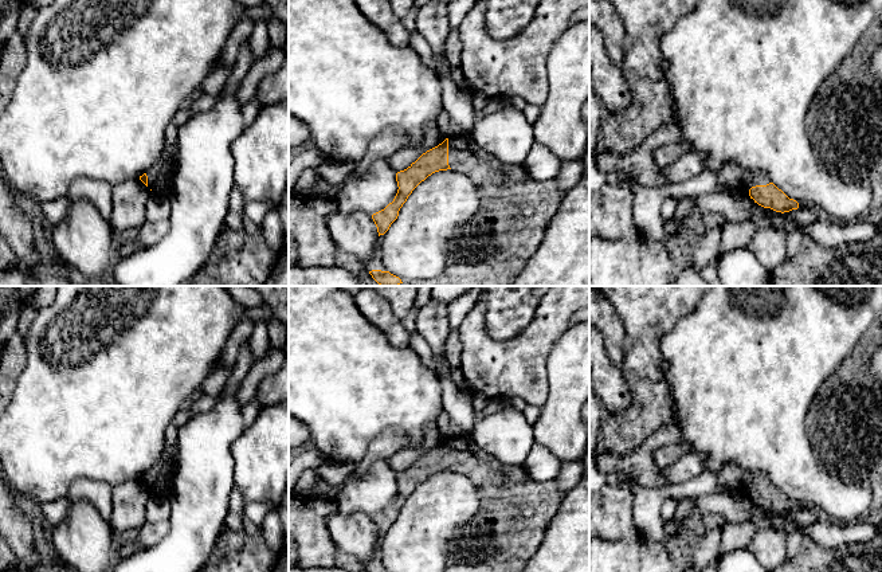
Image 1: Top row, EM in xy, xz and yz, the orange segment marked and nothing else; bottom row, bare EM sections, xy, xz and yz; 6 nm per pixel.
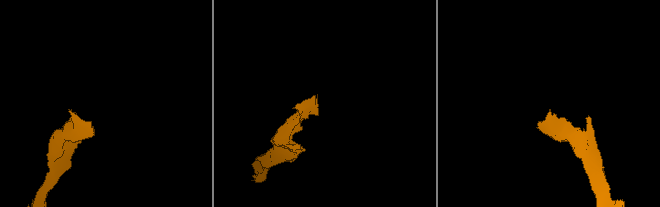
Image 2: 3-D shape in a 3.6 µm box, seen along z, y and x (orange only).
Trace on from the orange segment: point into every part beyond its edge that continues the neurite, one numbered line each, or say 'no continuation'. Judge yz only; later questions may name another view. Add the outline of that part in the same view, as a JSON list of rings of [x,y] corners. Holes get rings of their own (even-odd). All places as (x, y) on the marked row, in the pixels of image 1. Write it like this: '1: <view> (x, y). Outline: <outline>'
1: yz (752, 177). Outline: [[[750,169],[746,171],[744,180],[742,180],[742,187],[746,189],[749,193],[749,189],[756,185],[767,185],[772,183],[769,175],[767,172],[758,171],[758,169]]]

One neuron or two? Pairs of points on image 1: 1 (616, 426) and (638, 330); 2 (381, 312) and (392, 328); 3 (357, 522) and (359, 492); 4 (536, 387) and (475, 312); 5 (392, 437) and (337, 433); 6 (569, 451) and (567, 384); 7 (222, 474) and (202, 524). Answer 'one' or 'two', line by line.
1: one
2: one
3: two
4: one
5: two
6: one
7: one

